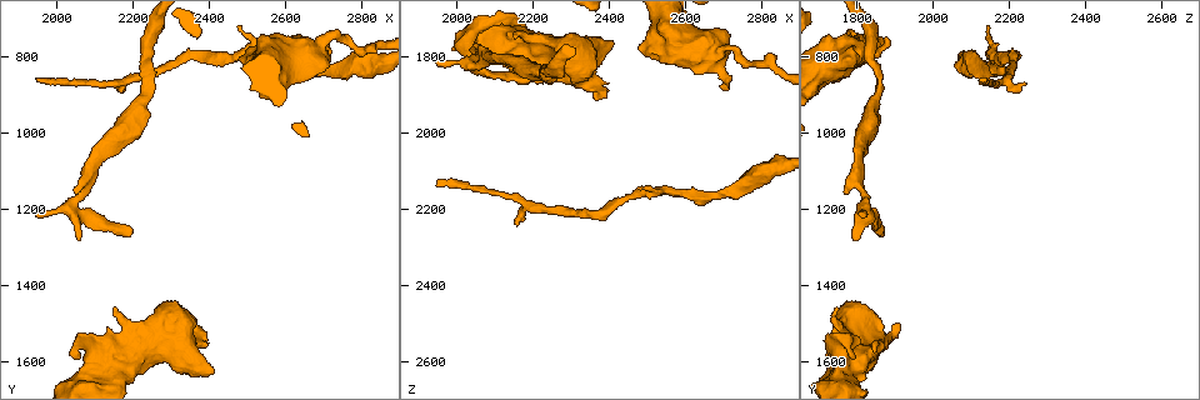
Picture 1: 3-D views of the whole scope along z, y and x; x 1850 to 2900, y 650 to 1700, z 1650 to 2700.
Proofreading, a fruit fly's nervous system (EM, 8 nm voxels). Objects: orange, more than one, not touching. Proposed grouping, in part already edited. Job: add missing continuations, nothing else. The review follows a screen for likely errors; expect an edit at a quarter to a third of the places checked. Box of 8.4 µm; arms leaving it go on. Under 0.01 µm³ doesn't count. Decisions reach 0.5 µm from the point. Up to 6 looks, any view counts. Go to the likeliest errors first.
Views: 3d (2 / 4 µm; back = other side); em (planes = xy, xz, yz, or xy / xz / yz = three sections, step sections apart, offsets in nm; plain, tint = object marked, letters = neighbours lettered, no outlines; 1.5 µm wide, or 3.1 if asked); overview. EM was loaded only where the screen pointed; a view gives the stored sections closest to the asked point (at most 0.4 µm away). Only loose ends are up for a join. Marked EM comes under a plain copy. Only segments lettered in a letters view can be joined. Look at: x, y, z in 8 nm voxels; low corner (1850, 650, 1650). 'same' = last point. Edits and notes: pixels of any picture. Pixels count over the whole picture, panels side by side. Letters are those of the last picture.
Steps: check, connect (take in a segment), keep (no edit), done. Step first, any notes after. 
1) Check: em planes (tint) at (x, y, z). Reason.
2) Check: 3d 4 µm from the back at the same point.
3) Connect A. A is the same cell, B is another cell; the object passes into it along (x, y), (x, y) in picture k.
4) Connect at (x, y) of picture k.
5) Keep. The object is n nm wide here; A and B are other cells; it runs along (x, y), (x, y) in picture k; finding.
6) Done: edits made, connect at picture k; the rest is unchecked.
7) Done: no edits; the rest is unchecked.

Check: 3d 4 µm at (2370, 1505, 1900).

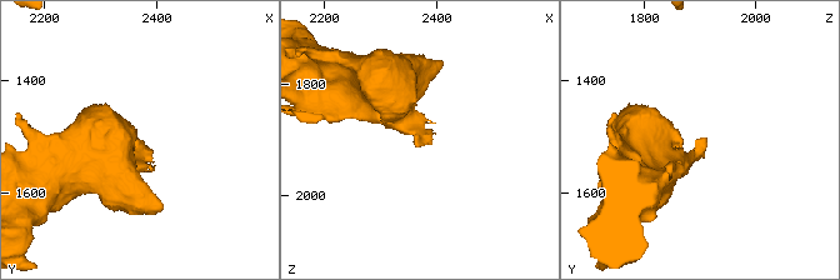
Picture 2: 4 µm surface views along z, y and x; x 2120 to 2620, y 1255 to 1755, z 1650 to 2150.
Check: em planes (letters) at (2365, 1495, 1910).

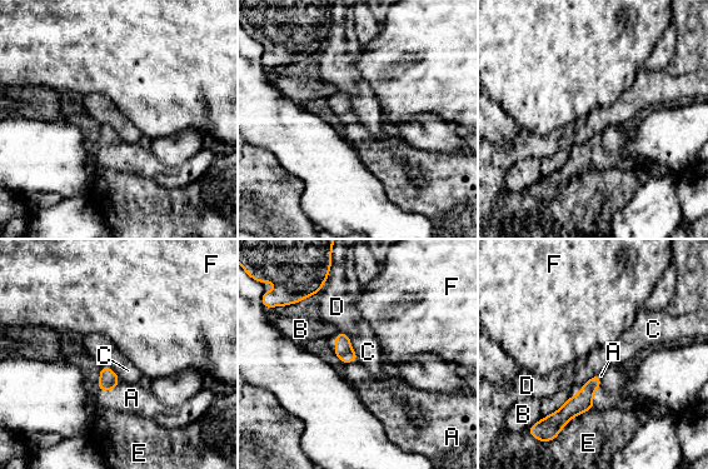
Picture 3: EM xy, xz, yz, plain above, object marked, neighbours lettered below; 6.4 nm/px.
Connect A. A is the same cell, B, C, D, E and F are other cells; the object passes into it along (108, 380), (116, 383), (131, 398) in picture 3; it goes on there.

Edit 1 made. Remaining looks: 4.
Check: overview. See it whole again.

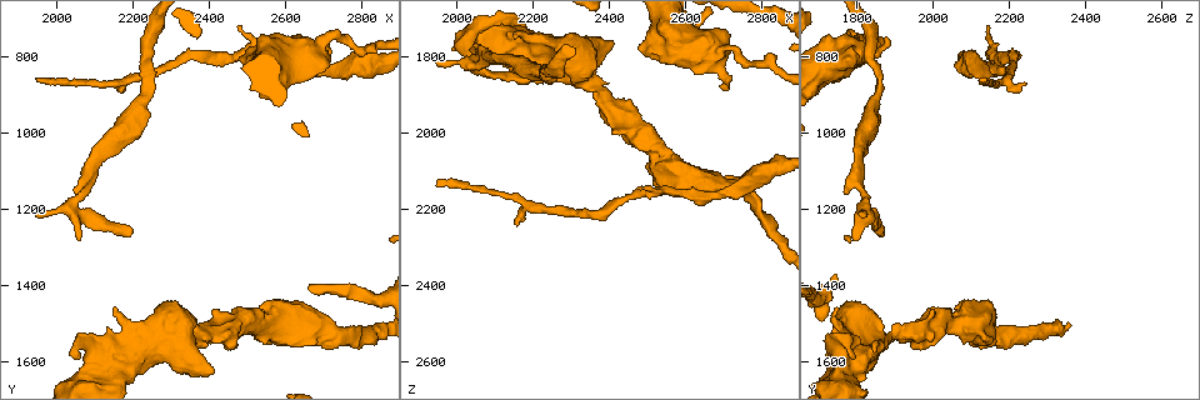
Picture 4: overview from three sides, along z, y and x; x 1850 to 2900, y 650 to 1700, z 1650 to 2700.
Check: em planes (letters) at (1945, 850, 2125). Branch stops here.

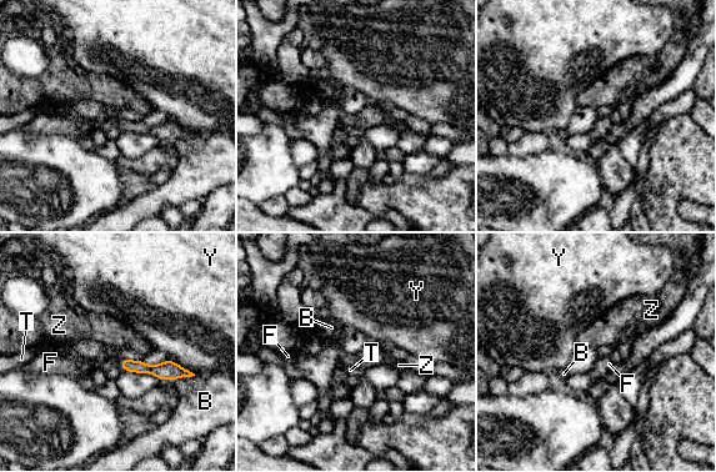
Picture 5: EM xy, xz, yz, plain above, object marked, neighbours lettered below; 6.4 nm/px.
Connect F. F is the same cell, B, T, Y and Z are other cells; the object passes into it along (126, 365), (121, 365), (111, 368) in picture 5; the neuron continues.

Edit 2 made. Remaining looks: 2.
Check: em planes (letters) at (1940, 1215, 1810). An open end.

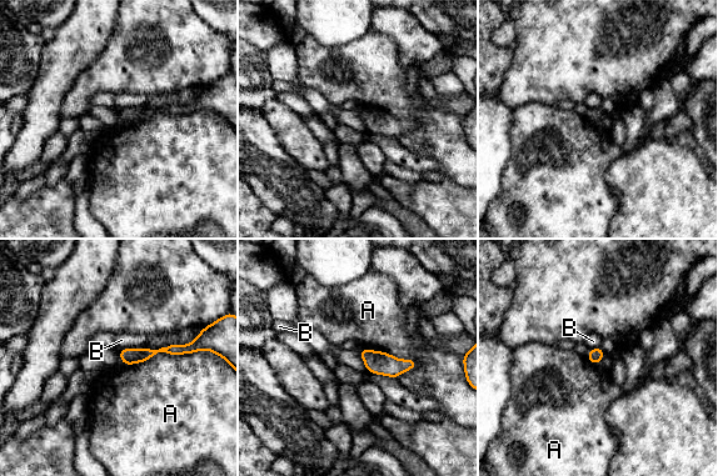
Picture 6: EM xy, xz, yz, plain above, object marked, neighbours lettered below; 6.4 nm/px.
Keep. The longest contact is with A, 360 nm; A and B are other cells; a border runs along (364, 346), (418, 364) in picture 6; none of them fits.

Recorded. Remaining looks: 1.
Done: edits made, connect at picture 3, connect at picture 5; the rest is unchecked.

